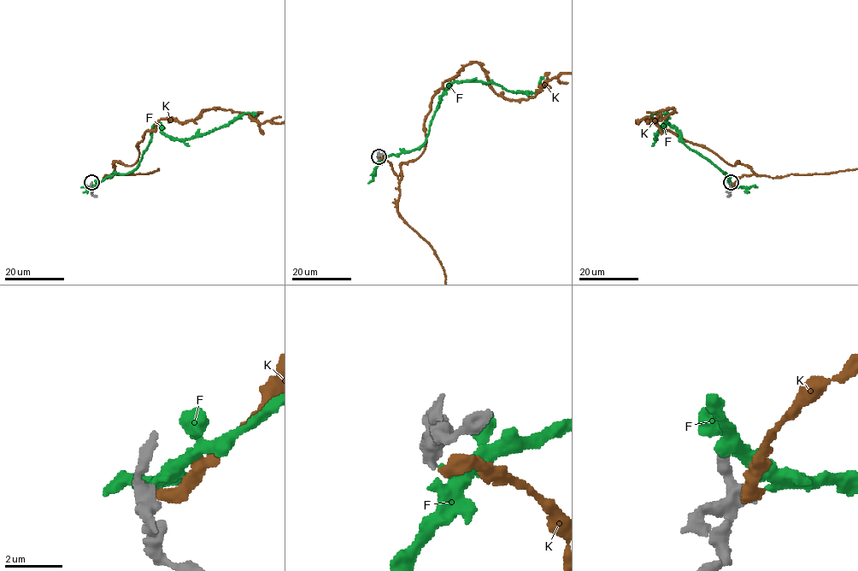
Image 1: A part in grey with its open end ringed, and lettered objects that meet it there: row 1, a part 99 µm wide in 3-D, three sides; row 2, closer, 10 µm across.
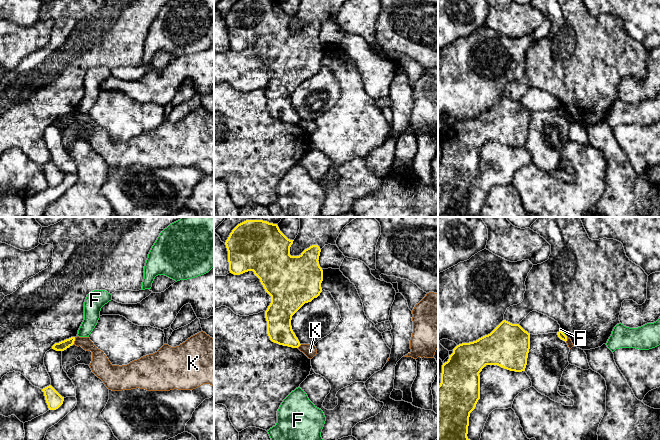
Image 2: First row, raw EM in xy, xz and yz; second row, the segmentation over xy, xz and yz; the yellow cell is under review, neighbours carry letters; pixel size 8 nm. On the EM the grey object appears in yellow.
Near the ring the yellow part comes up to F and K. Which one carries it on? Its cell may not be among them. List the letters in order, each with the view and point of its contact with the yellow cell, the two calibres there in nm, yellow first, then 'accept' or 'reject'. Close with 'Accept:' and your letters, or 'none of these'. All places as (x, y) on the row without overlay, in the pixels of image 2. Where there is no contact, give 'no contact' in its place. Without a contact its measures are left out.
F: contact yz (562, 108); calibres 60 and 20 nm; reject
K: contact xy (74, 116); calibres 80 and 110 nm; reject
Accept: none of these

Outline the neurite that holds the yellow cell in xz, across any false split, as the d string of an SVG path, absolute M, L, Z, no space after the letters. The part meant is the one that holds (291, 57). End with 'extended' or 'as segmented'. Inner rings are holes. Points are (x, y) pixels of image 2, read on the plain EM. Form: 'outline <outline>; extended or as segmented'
outline M238 0L230 9L225 18L228 27L229 47L240 51L253 47L260 55L265 67L271 72L271 79L265 87L267 97L267 110L270 116L279 121L298 124L301 120L292 106L292 92L305 80L317 74L322 68L323 46L319 41L321 25L312 21L305 25L299 32L290 31L290 23L294 16L288 15L279 5L277 0Z; as segmented

